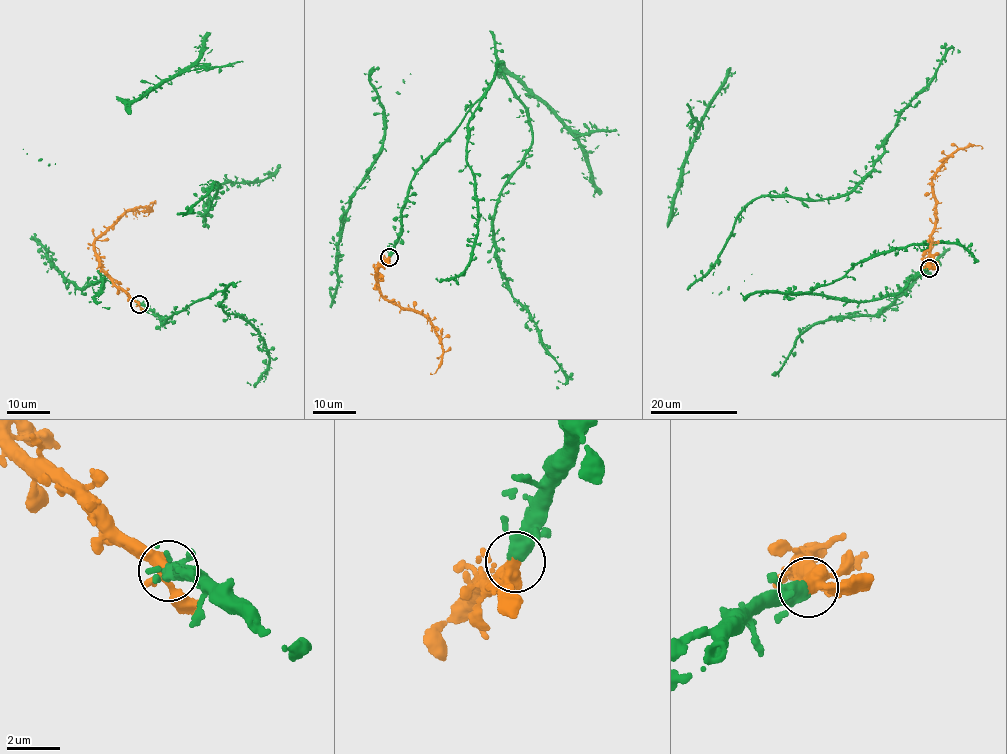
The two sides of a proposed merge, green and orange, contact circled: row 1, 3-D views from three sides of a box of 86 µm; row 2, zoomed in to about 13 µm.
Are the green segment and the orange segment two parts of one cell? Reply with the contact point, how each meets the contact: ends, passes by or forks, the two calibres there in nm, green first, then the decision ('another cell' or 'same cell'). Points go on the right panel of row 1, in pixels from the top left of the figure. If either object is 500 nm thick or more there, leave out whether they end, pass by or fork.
at (929, 268); green forks there; orange forks there; 240 nm thick on the green side, 280 nm on the other; same cell

